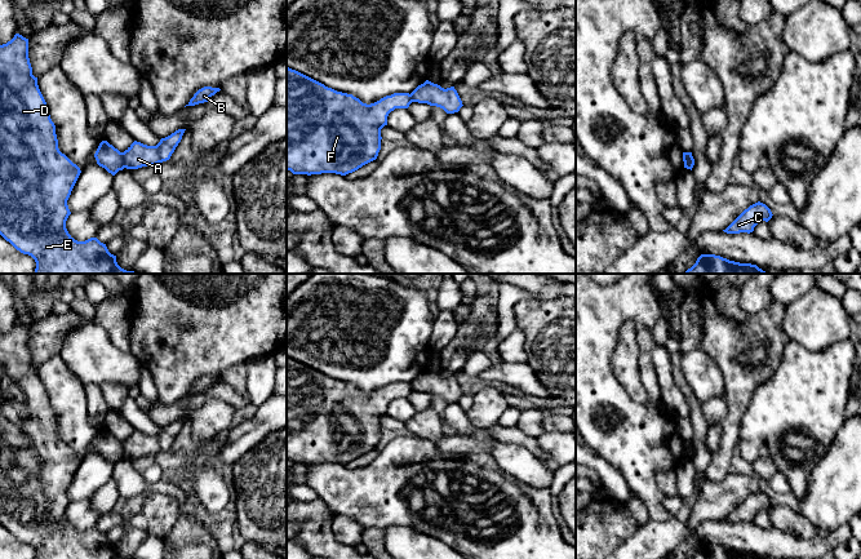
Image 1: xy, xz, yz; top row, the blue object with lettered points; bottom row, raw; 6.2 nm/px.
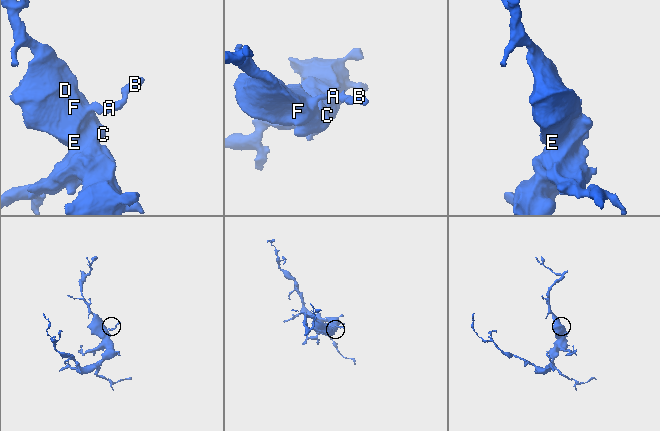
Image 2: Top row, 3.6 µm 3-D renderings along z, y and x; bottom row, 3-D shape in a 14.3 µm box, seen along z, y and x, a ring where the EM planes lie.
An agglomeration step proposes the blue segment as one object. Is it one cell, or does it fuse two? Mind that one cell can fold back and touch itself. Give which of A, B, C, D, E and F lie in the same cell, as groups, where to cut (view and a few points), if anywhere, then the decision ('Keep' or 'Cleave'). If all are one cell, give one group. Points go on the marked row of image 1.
Groups: A B / C D E F. Split along xy (121, 152), (124, 167). Cleave

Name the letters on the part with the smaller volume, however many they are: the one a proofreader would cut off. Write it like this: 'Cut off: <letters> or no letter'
Cut off: A, B

